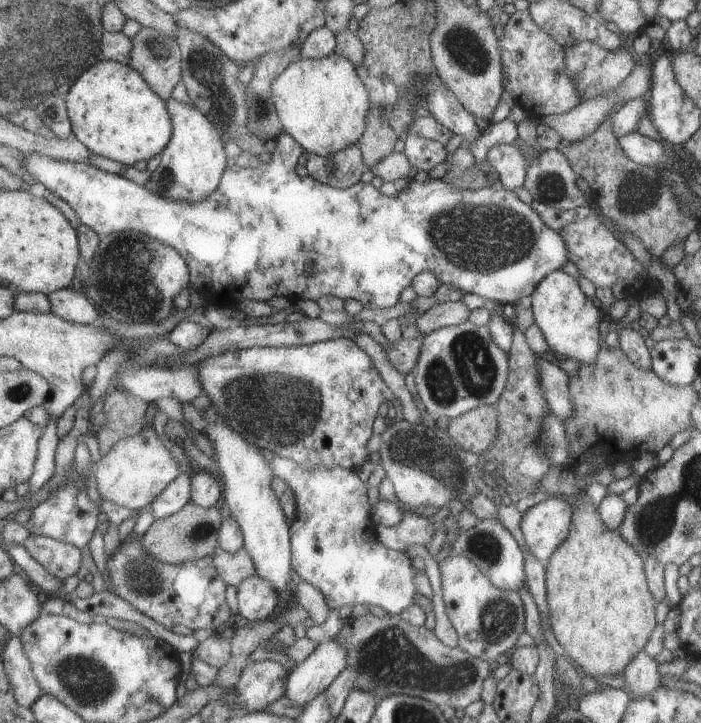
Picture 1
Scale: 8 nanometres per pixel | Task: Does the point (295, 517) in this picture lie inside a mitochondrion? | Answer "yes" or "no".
no

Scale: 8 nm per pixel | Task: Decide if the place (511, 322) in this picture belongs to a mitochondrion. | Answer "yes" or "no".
no

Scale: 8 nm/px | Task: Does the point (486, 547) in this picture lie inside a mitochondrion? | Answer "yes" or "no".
yes

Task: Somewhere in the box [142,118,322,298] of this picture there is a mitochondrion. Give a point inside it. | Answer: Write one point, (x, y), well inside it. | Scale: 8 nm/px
(164, 181)

